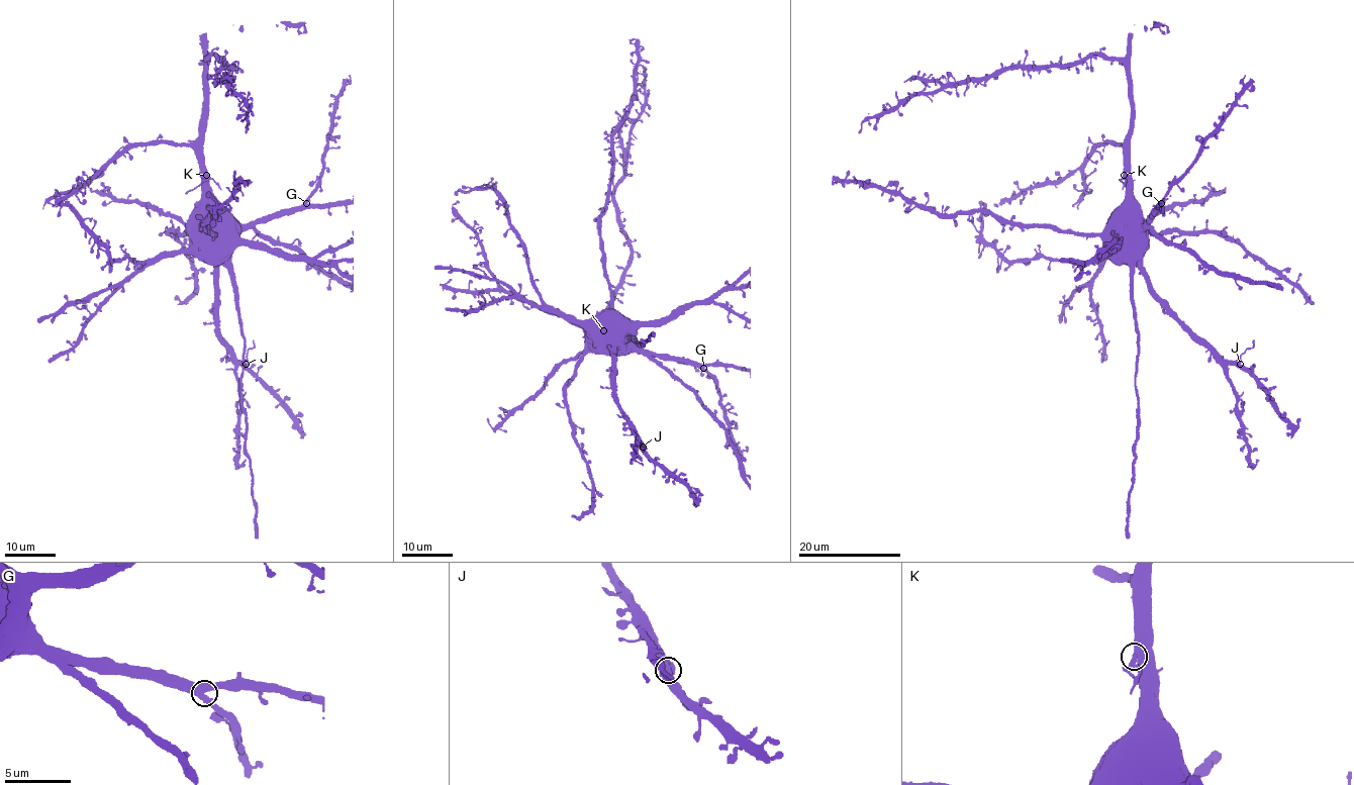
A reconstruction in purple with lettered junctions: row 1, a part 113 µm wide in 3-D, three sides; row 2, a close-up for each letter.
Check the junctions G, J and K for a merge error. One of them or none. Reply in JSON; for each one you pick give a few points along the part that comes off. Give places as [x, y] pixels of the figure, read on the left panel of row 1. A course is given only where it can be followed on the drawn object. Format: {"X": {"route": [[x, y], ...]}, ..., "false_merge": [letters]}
{"K": {"route": [[206, 175], [206, 179], [186, 193]]}, "false_merge": ["K"]}

